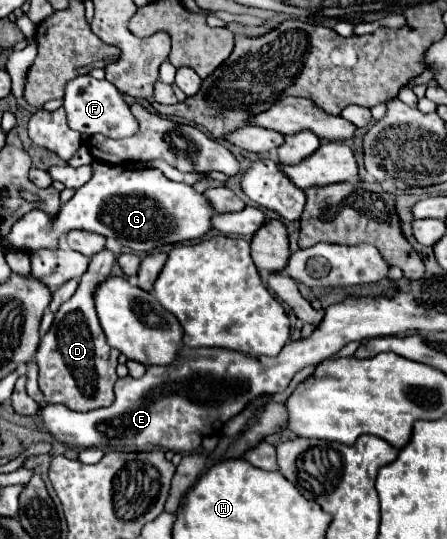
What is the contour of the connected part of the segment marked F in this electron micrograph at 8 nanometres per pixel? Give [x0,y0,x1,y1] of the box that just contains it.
[64,75,138,139]

